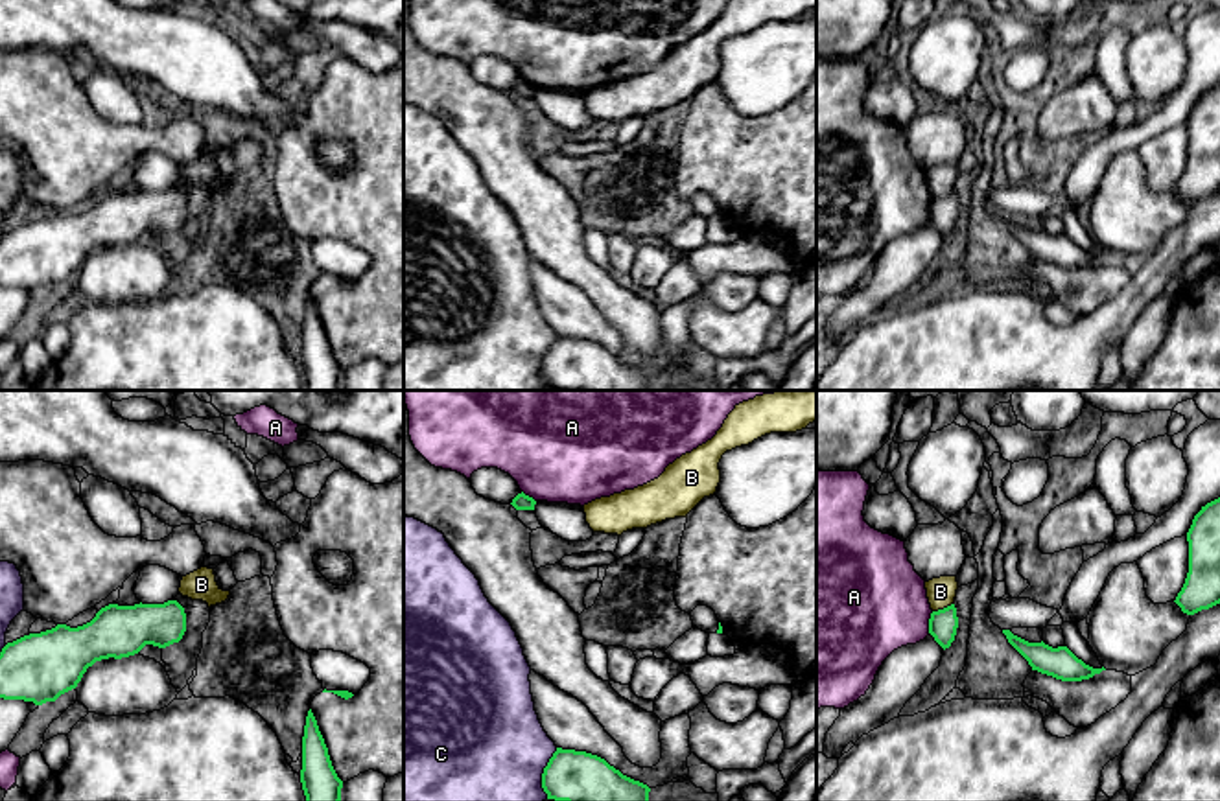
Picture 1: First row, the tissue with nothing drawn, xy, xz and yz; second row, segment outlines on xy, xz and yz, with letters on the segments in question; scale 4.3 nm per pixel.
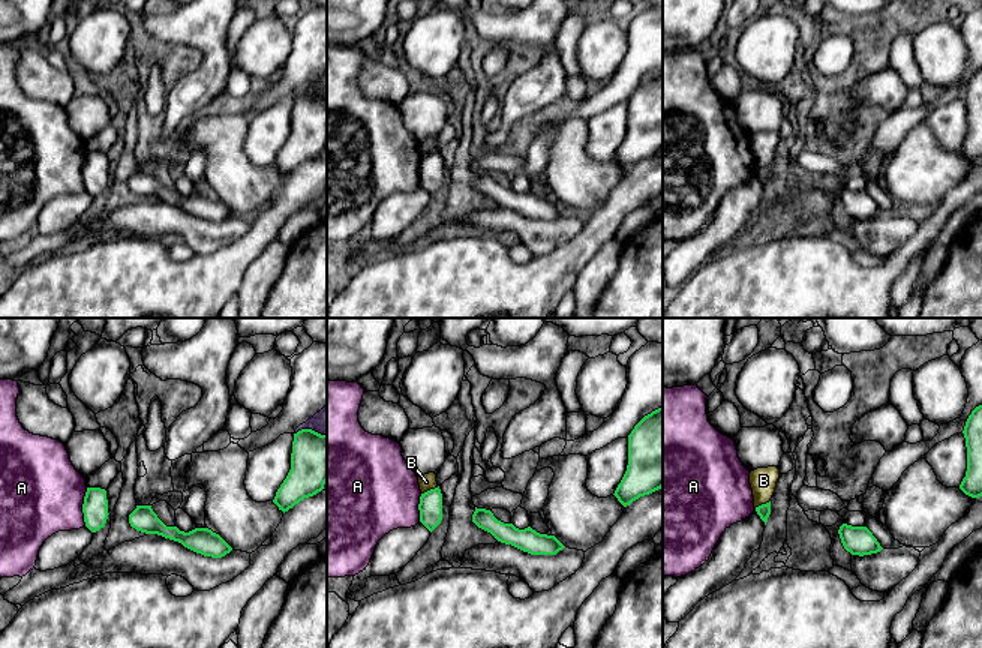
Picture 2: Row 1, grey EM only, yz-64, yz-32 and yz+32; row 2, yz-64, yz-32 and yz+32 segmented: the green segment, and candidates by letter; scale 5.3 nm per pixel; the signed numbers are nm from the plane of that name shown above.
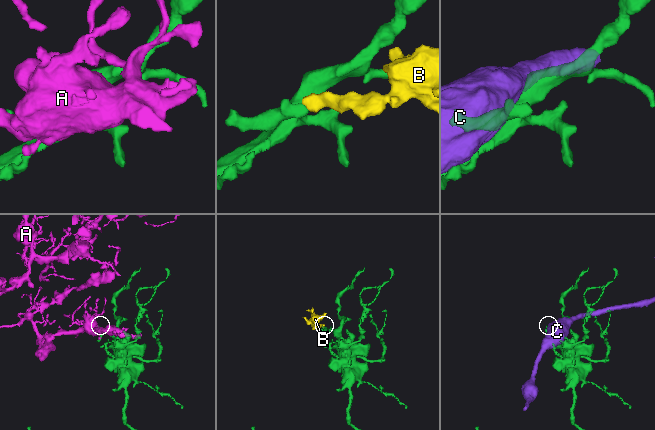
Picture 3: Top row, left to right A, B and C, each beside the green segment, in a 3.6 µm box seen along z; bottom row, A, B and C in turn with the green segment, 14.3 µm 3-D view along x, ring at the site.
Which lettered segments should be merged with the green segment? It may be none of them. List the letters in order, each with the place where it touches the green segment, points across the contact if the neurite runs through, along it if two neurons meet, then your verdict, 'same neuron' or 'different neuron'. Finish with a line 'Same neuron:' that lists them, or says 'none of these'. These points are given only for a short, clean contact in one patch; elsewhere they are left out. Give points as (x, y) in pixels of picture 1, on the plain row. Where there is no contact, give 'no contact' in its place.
A: contact yz (929, 210); different neuron
B: contact yz (944, 196); border yz (953, 190), (933, 199); different neuron
C: contact xz (542, 361); different neuron
Same neuron: none of these

